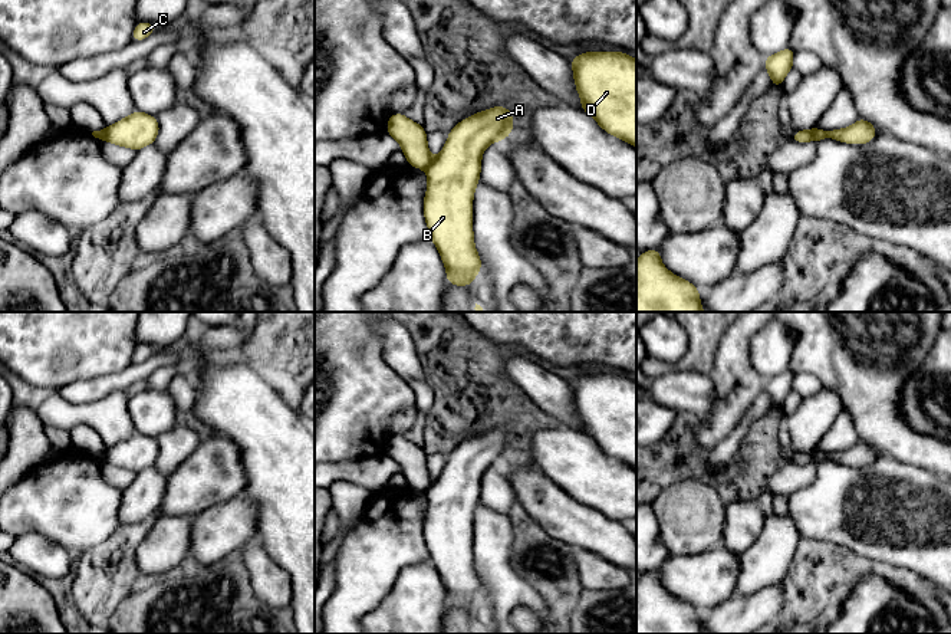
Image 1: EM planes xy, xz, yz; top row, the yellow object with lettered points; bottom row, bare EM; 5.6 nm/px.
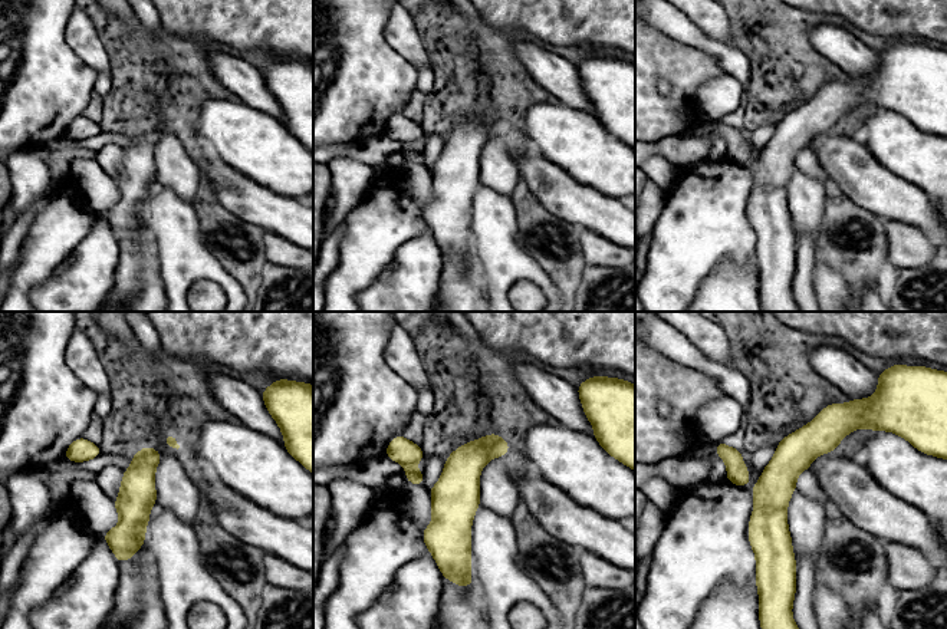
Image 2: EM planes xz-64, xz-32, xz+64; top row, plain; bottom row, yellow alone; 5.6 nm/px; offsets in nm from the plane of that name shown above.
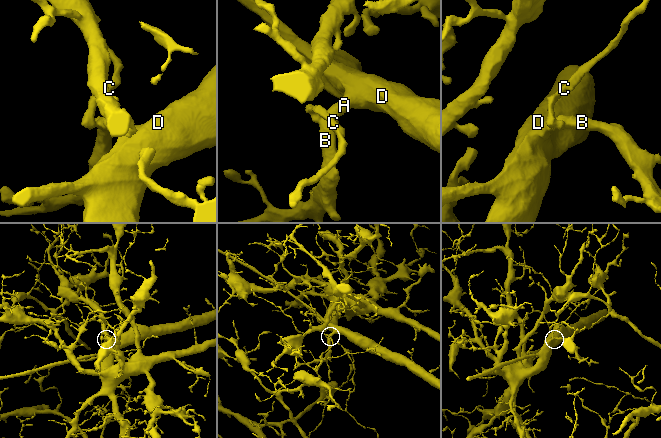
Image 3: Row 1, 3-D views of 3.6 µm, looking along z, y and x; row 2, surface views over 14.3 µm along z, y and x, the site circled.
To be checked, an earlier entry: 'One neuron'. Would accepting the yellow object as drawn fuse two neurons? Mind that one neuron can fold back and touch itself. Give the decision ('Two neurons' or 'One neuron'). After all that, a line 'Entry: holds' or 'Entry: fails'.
Two neurons
Entry: fails

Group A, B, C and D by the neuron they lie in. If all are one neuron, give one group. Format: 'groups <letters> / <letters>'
groups A B D / C

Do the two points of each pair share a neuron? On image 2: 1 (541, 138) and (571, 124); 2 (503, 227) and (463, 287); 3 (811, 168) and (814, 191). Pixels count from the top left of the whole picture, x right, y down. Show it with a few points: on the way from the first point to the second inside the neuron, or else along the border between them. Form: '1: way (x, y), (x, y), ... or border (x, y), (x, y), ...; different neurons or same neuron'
1: way (548, 131), (564, 131); same neuron
2: border (472, 234), (474, 253), (482, 267), (484, 289); different neurons
3: border (796, 167), (822, 183); different neurons

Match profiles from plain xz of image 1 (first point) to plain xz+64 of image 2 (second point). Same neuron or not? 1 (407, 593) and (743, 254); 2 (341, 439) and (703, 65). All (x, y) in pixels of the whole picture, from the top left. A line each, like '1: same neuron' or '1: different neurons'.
1: different neurons
2: same neuron

